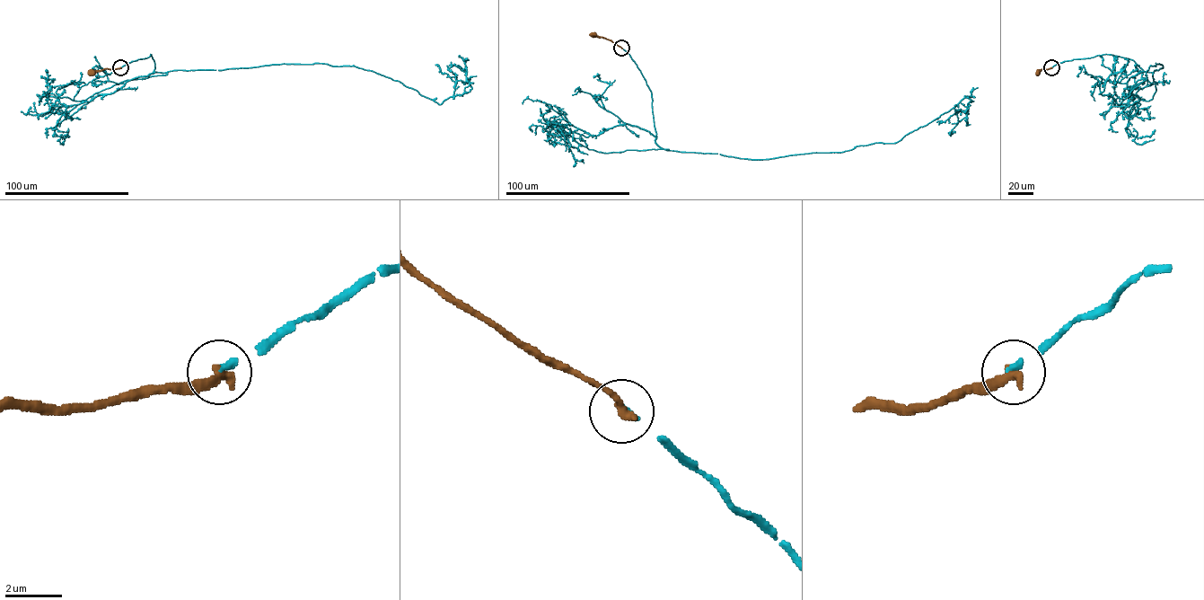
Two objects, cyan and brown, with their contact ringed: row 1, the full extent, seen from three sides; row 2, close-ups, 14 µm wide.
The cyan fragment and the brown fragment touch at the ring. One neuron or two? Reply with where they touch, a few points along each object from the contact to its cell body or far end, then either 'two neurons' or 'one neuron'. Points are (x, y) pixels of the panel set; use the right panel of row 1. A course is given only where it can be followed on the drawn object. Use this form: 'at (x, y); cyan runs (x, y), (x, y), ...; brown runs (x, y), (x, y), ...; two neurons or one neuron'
at (1051, 67); cyan runs (1051, 67), (1105, 54), (1143, 71), (1162, 65), (1149, 66), (1119, 104), (1101, 92), (1124, 58); brown runs (1051, 67), (1042, 68), (1037, 73); one neuron

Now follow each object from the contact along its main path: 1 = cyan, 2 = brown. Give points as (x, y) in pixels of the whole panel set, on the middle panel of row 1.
1: (622, 48), (651, 92), (655, 143), (668, 150), (761, 159), (894, 143), (968, 98), (973, 101), (967, 121)
2: (622, 48), (593, 34)

